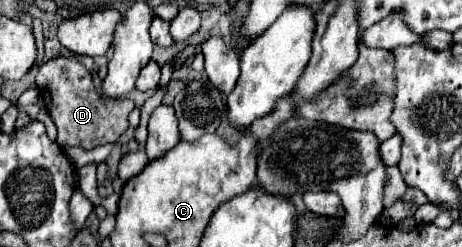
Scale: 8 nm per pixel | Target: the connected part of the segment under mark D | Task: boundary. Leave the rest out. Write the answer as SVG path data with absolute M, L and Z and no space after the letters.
M52 58L44 62L36 74L36 86L50 112L62 148L80 146L84 150L110 144L128 130L128 114L134 110L134 102L128 98L104 98L92 84L92 74L76 58Z

